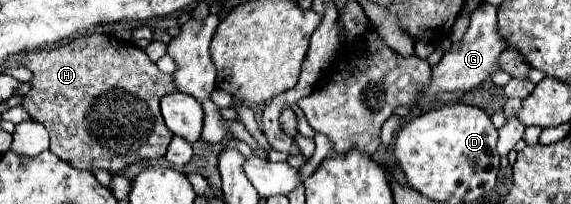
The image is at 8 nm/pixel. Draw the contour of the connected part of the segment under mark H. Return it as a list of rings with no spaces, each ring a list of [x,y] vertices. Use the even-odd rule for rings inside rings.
[[[92,33],[52,49],[32,51],[22,59],[22,65],[32,71],[30,91],[22,99],[22,107],[28,111],[30,119],[48,129],[50,151],[62,161],[82,171],[104,169],[110,175],[120,175],[132,163],[164,157],[174,135],[162,121],[160,97],[174,93],[176,87],[172,77],[162,73],[132,41],[106,33]]]

